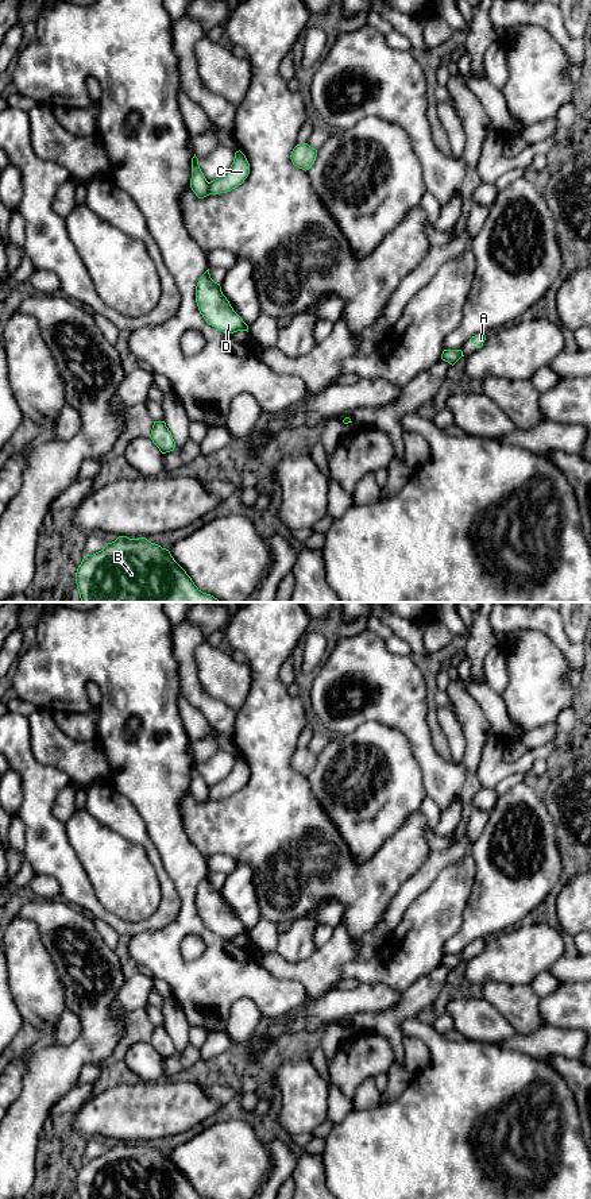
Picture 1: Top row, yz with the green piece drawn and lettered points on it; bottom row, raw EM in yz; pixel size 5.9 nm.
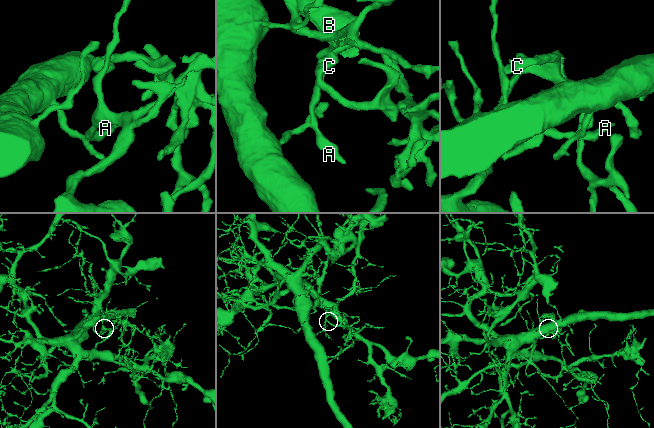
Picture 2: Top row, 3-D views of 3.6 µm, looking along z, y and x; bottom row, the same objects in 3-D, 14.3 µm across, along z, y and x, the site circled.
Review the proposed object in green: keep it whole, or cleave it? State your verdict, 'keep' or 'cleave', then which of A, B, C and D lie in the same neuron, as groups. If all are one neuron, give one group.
cleave; groups A B D / C

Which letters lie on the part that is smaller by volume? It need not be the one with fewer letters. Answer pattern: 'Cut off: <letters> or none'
Cut off: C

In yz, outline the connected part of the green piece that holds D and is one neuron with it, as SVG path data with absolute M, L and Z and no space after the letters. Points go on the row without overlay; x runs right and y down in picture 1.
M209 874L197 887L196 907L205 926L216 934L228 940L237 936L248 937L248 930L233 915L220 888L210 883Z

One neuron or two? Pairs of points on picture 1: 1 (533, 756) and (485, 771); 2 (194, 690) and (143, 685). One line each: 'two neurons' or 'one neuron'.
1: one neuron
2: two neurons

